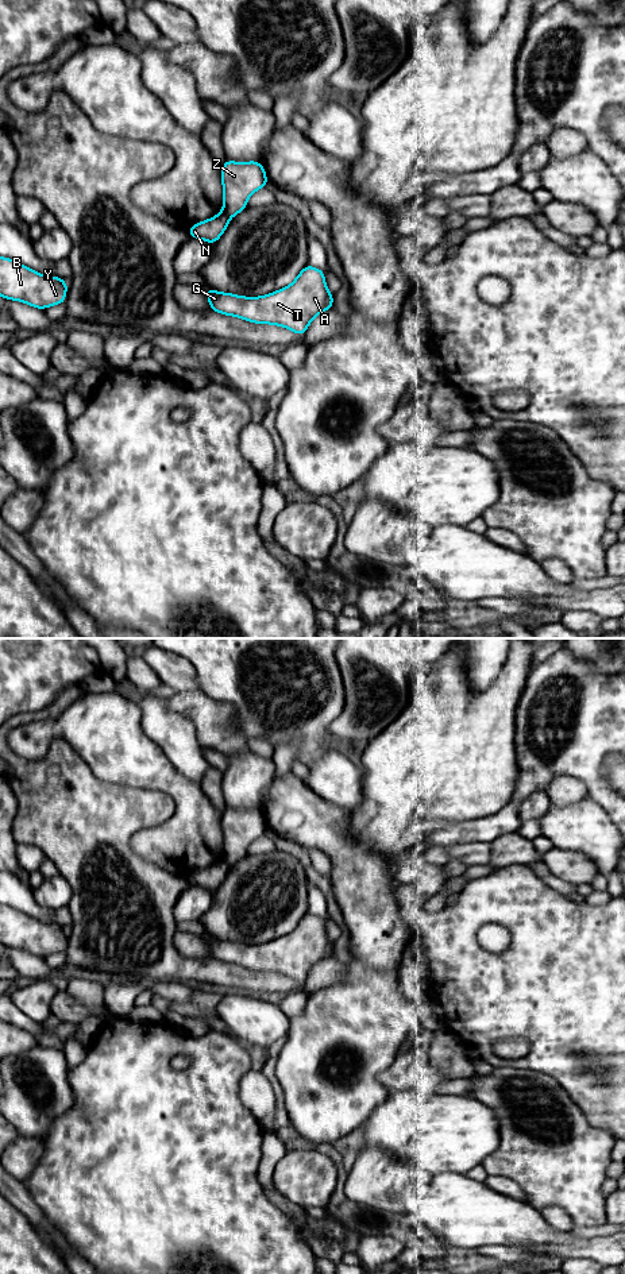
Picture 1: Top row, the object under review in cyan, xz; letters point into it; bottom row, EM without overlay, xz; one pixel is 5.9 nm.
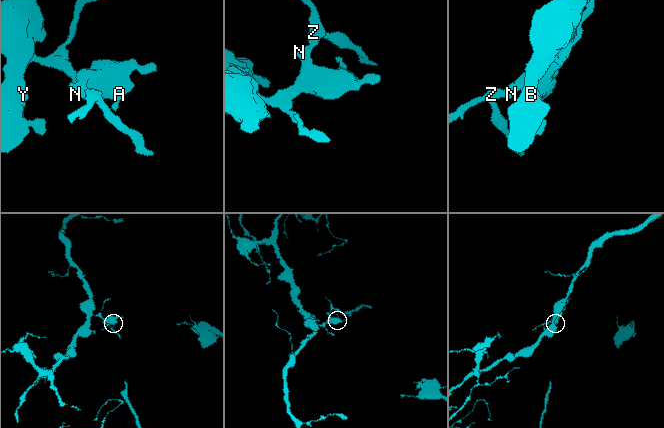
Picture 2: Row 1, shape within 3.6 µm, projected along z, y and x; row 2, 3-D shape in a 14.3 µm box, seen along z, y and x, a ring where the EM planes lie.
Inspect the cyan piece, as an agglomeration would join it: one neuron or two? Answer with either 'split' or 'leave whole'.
split

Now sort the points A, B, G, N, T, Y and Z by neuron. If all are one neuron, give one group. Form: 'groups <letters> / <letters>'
groups A B G N T Y / Z

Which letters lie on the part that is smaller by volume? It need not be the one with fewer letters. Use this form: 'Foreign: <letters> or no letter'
Foreign: Z

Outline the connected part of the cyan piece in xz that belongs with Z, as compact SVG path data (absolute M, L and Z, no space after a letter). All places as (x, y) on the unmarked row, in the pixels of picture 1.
M225 807L221 814L223 860L232 865L247 856L248 845L269 834L262 810L234 810Z

